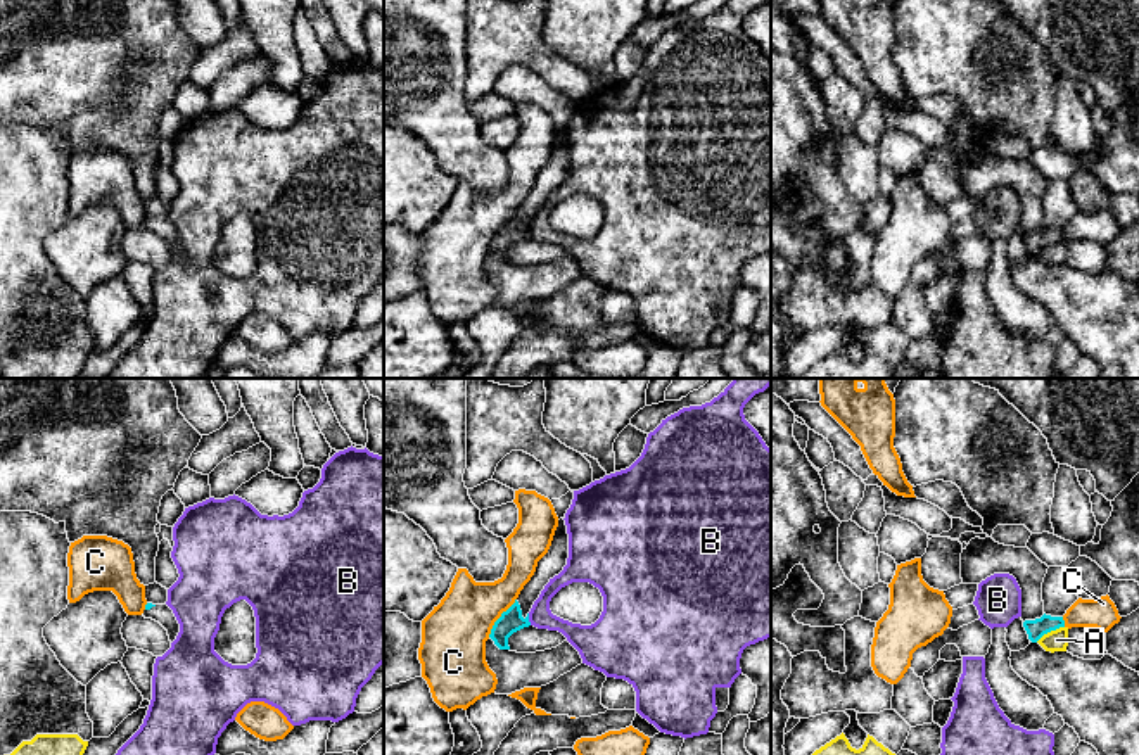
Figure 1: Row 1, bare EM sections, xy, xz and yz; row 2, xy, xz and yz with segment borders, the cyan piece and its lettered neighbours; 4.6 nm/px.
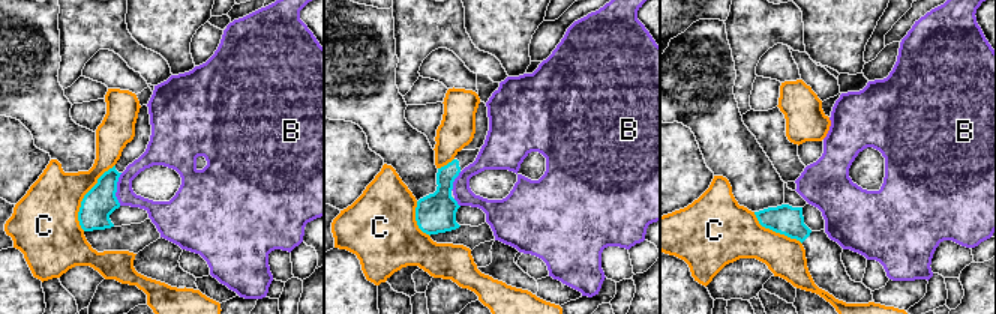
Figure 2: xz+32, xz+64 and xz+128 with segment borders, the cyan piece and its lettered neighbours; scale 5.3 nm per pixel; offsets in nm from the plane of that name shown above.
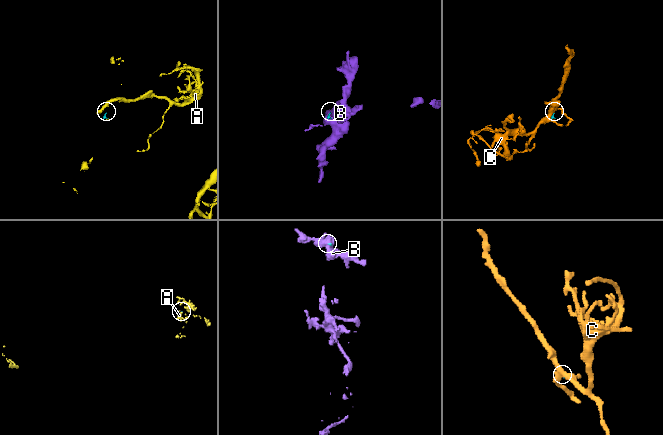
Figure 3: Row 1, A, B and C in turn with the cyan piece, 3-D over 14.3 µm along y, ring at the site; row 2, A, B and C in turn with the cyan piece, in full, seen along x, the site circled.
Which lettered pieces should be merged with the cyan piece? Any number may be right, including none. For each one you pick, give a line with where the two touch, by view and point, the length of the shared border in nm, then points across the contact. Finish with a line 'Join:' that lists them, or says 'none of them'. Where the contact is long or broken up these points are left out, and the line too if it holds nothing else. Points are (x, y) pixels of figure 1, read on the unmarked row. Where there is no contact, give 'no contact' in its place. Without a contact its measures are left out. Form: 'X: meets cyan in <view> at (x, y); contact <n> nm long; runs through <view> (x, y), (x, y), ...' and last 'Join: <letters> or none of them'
Join: none of them

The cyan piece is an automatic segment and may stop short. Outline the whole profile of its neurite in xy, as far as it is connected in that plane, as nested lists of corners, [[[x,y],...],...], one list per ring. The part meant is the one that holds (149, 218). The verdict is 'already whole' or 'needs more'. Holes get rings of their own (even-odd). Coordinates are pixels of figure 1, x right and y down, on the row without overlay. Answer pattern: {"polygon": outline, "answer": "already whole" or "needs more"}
{"polygon": [[[147,216],[142,228],[145,232],[152,232],[152,233],[159,235],[168,244],[171,256],[176,252],[176,249],[180,245],[180,237],[178,237],[173,223],[168,218]]], "answer": "needs more"}

